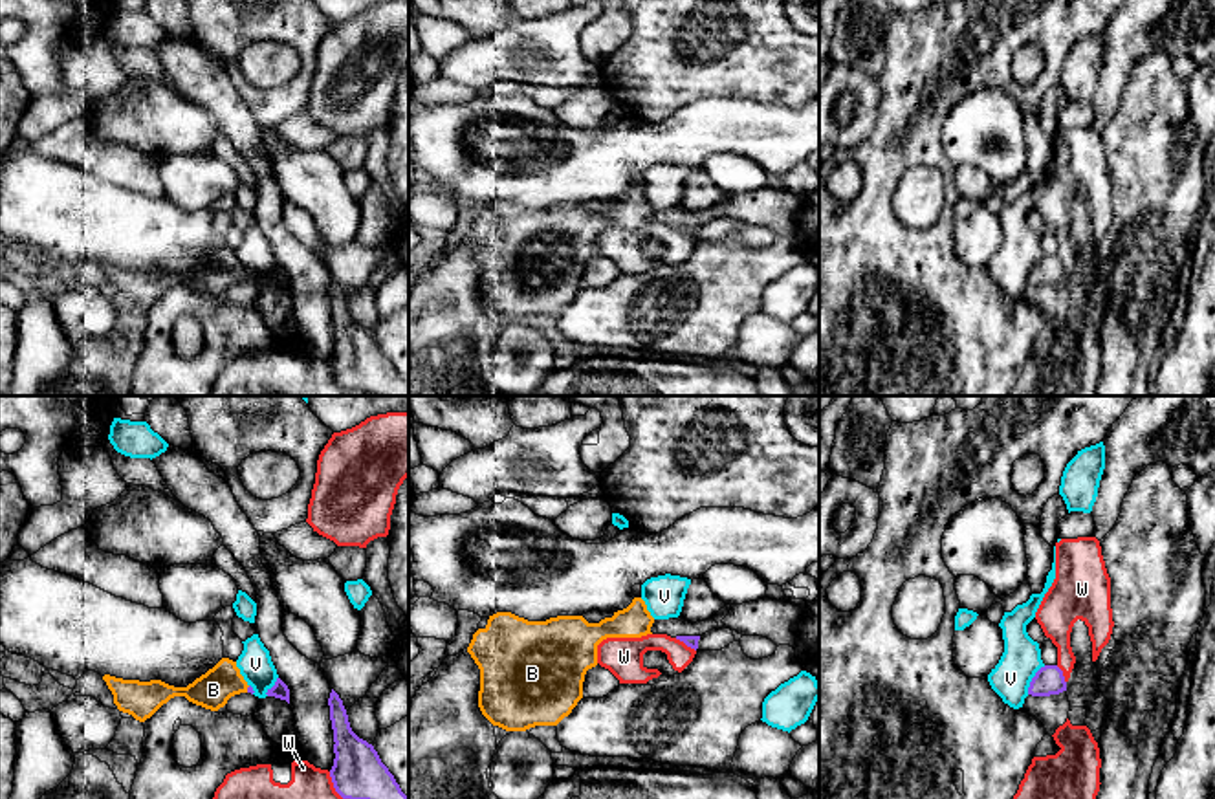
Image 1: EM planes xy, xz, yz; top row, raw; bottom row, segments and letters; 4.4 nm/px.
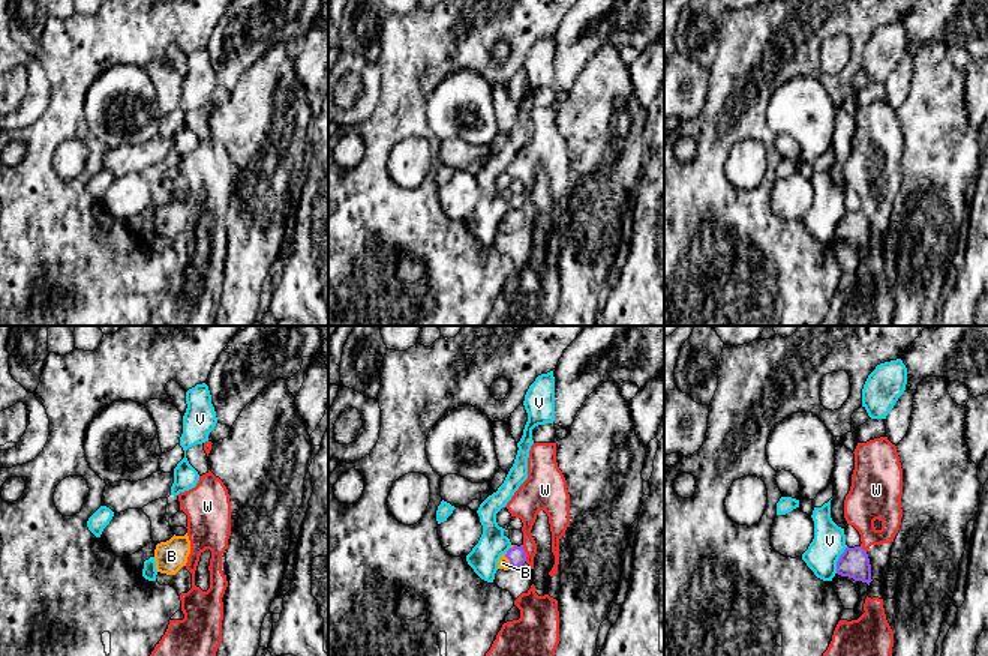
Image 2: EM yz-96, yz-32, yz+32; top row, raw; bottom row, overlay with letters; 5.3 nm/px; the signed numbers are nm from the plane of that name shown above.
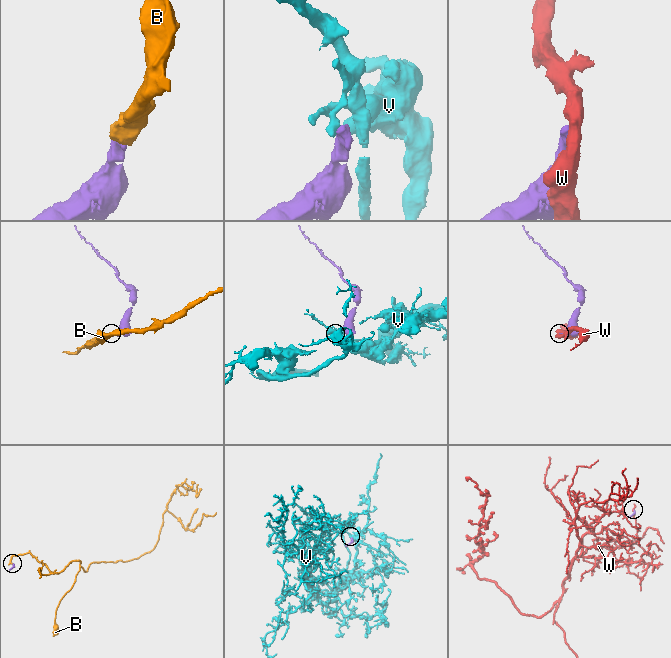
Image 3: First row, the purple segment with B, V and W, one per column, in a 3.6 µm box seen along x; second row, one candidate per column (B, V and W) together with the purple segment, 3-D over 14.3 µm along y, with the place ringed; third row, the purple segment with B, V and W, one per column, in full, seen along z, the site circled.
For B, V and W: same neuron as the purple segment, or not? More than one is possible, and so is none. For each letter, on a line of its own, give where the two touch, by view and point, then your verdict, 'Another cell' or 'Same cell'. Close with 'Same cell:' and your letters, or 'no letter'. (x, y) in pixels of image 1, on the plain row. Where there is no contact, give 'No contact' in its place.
B: Touches purple at xy (248, 279). Same cell
V: Touches purple at yz (1032, 268). Another cell
W: Touches purple at xz (686, 233). Another cell
Same cell: B

